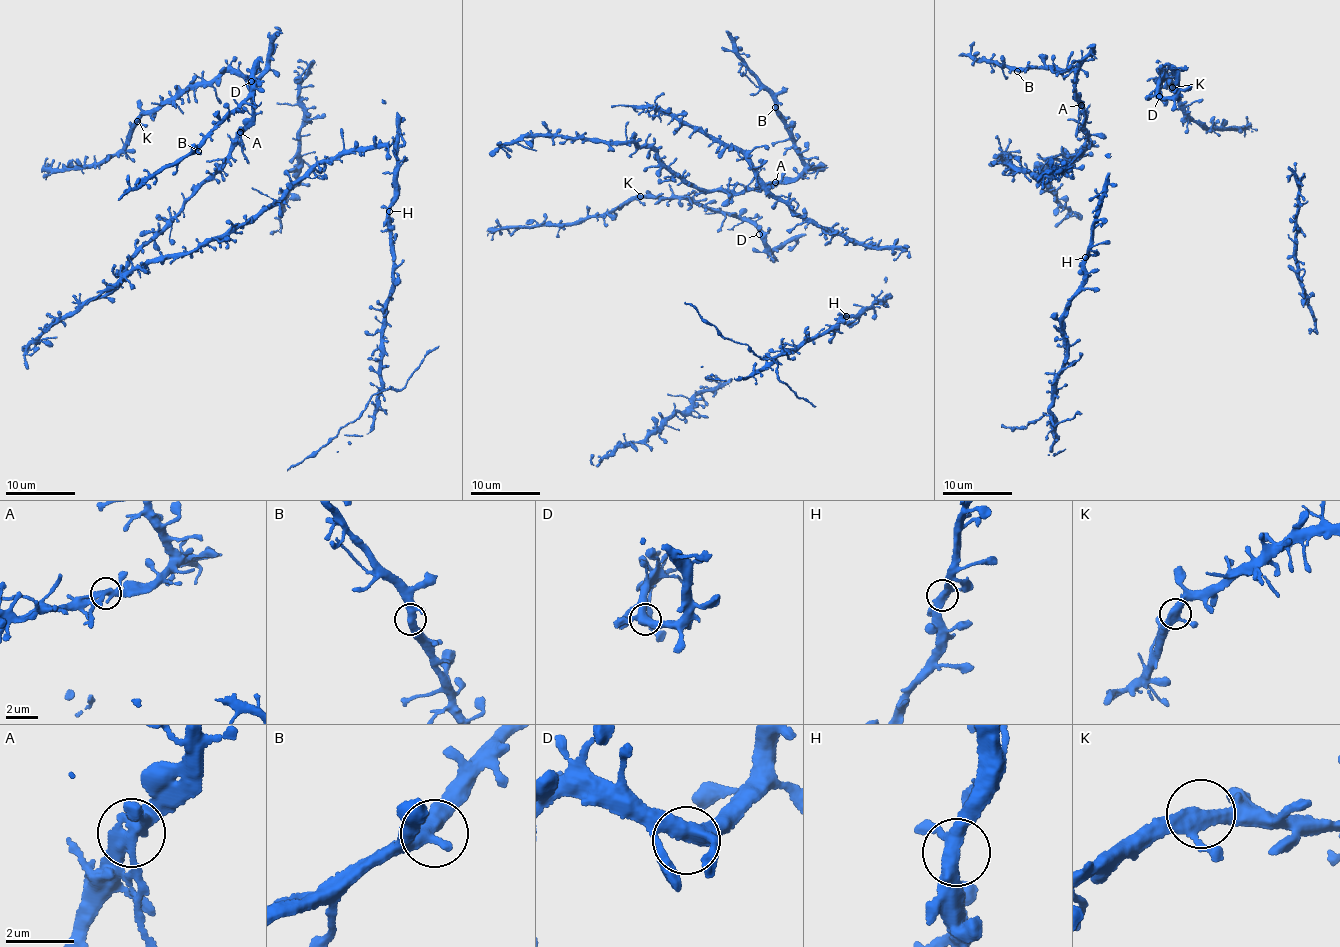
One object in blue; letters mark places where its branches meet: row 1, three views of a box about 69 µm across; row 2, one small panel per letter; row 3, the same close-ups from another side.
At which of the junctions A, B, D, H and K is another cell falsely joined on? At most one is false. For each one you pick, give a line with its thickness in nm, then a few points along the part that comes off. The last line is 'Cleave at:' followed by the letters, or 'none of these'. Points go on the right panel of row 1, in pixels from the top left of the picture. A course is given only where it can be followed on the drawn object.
Cleave at: none of these

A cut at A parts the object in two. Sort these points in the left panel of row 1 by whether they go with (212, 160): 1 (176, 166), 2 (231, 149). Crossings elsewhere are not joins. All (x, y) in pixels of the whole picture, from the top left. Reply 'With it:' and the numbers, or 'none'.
With it: 2

